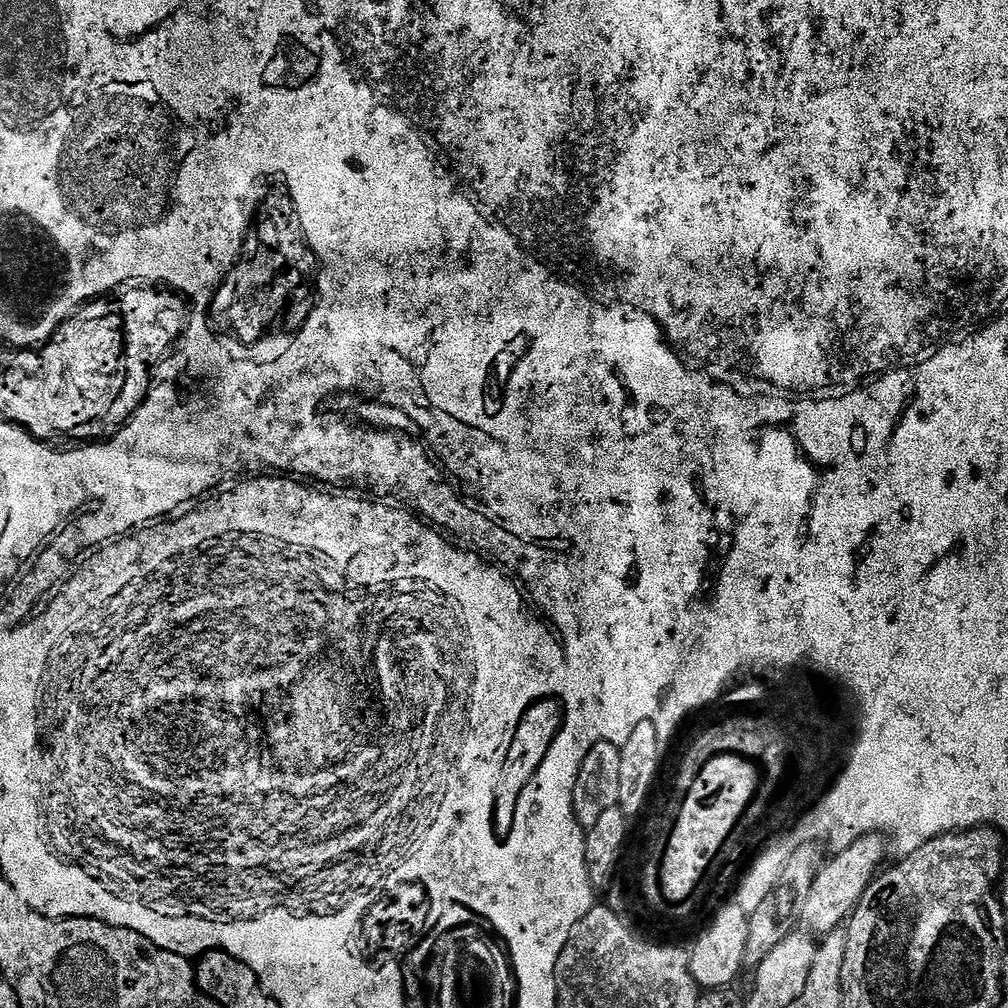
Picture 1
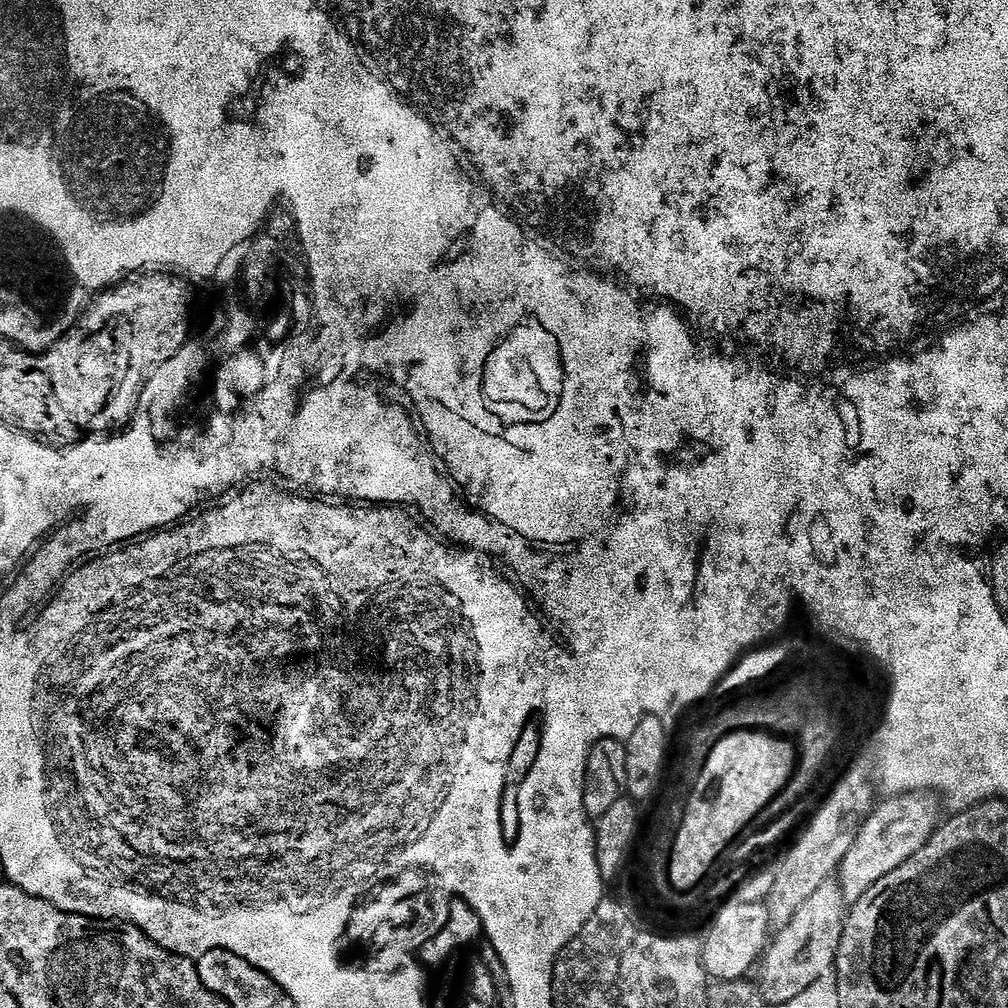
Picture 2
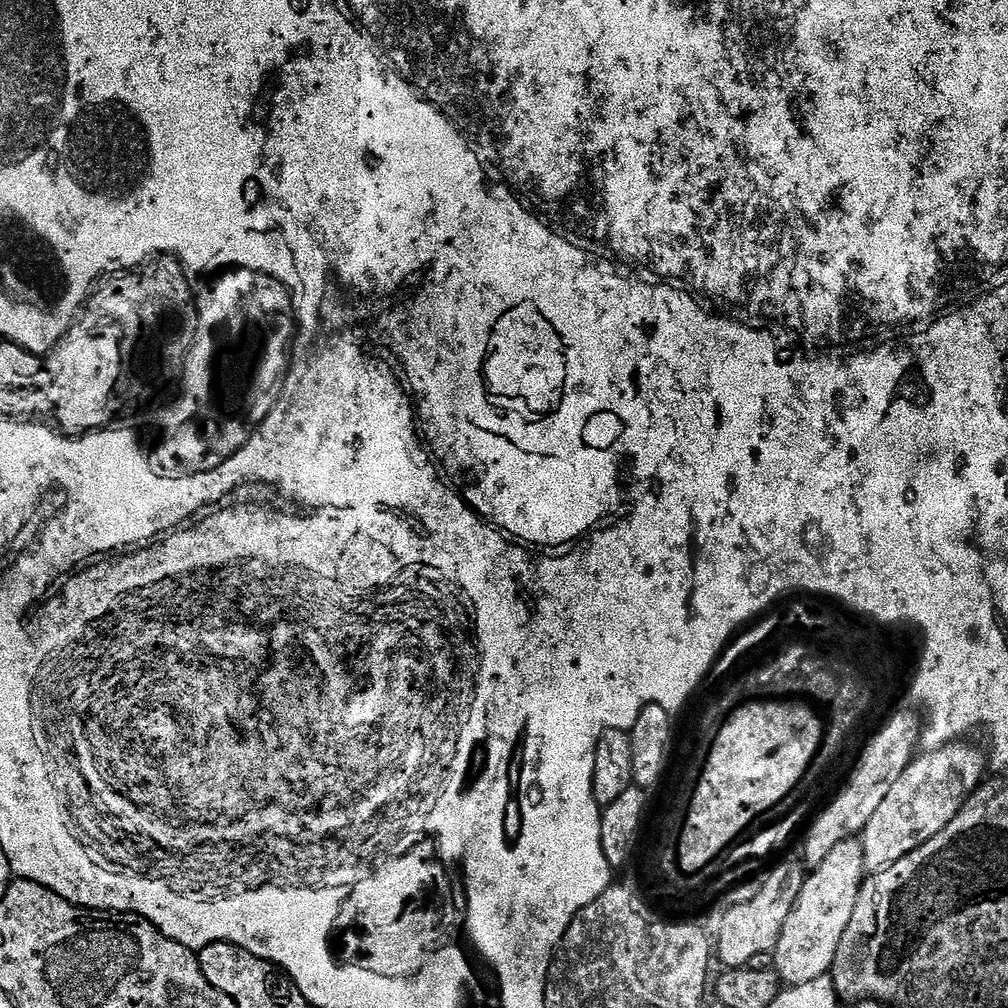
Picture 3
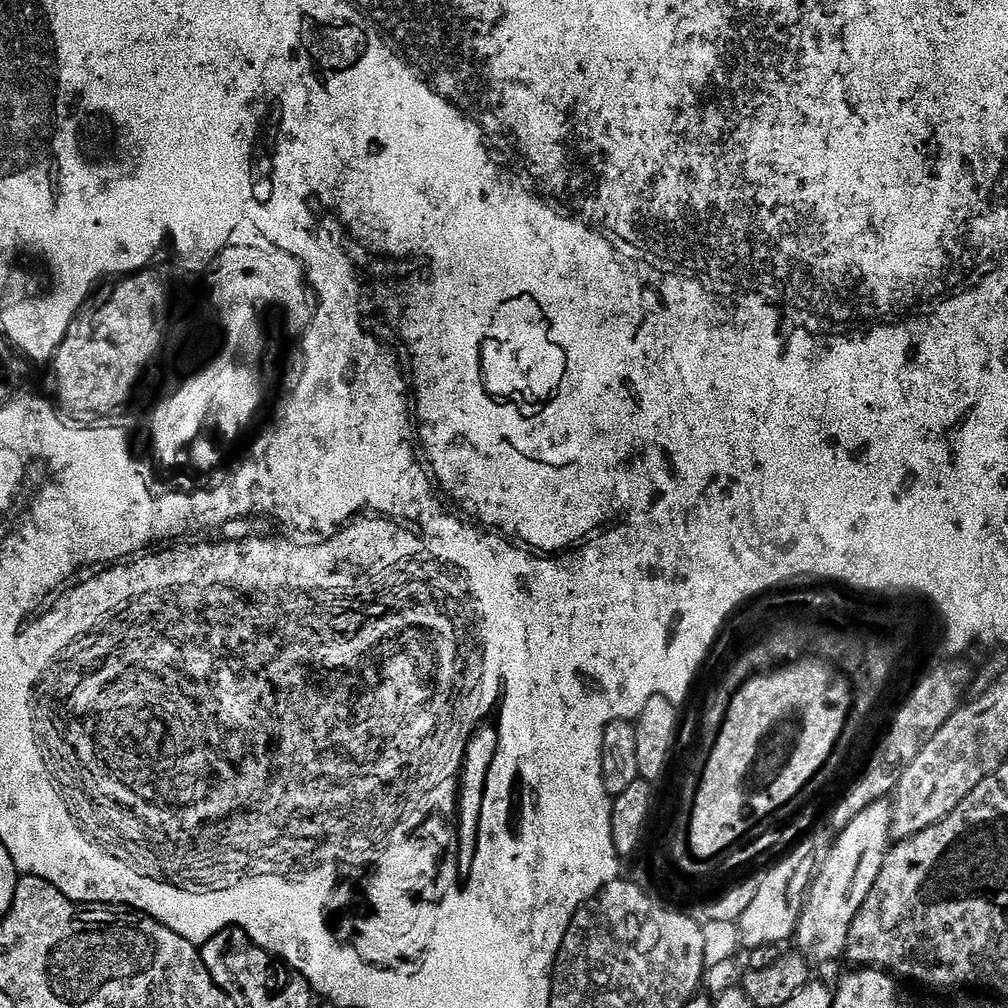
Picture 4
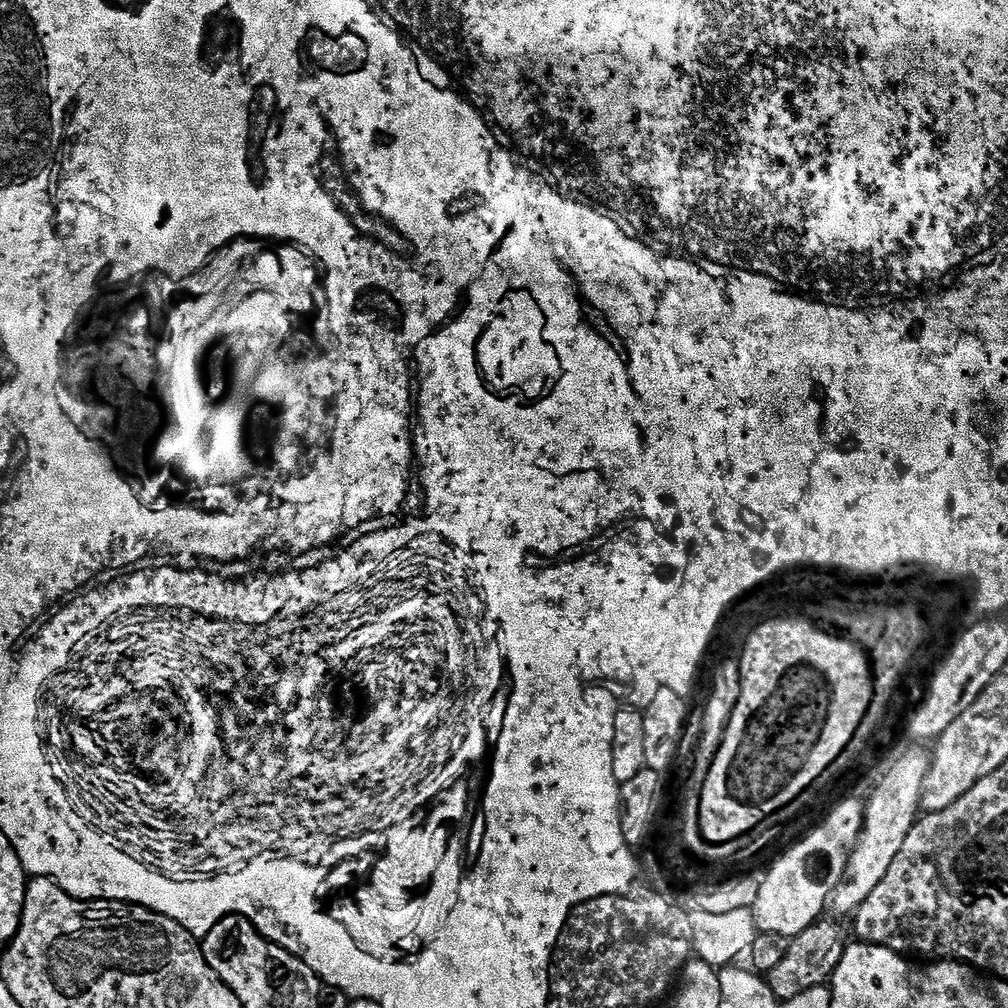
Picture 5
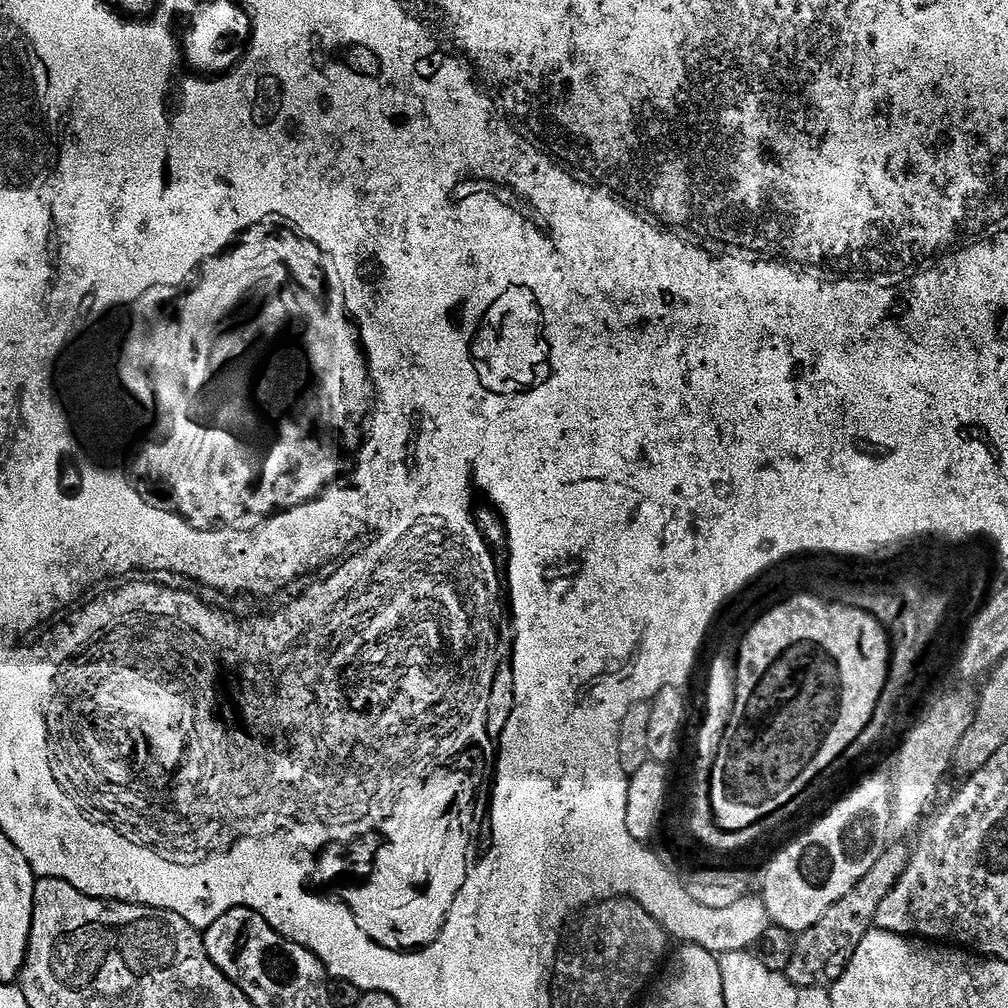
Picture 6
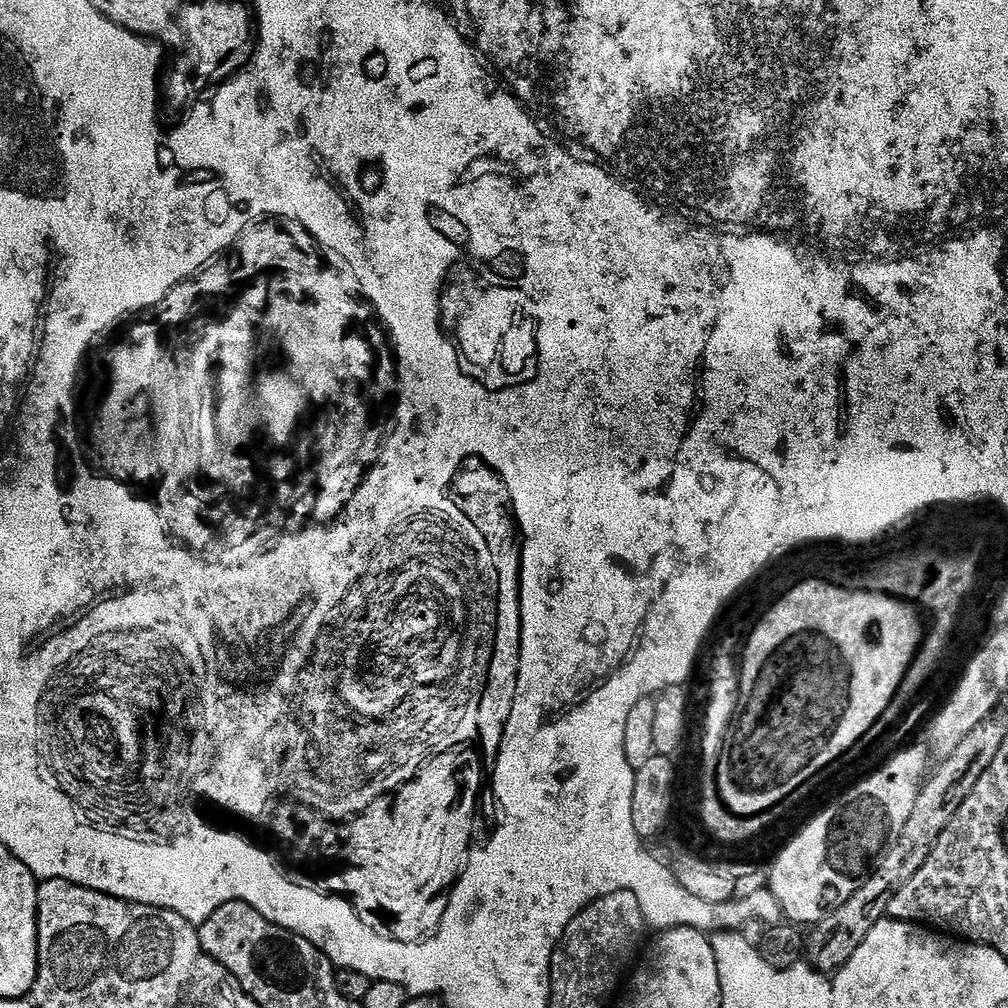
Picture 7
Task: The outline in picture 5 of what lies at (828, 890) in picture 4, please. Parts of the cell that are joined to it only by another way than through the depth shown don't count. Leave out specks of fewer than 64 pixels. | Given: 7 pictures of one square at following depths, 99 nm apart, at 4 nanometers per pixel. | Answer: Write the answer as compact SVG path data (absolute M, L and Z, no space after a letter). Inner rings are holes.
M913 748L906 750L905 755L893 759L887 767L887 774L873 792L866 806L864 826L859 842L848 859L845 879L840 880L835 888L830 904L835 915L853 915L862 902L870 896L872 890L886 876L890 863L898 856L899 850L906 842L906 836L918 819L921 794L924 792L926 774L932 767L929 749Z

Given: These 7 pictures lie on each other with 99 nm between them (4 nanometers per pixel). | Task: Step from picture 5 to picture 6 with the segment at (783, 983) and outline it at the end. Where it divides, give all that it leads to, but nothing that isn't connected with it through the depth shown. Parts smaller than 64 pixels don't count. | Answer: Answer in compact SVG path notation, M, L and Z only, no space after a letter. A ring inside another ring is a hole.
M889 843L882 858L874 862L874 870L870 870L870 874L866 874L866 878L862 878L862 882L858 882L858 886L854 886L846 898L834 902L834 906L830 906L830 910L826 910L826 914L822 914L822 918L818 918L812 928L795 937L793 958L786 971L788 981L793 986L827 989L836 984L838 978L842 978L850 958L854 958L854 950L858 950L858 942L862 942L862 938L866 938L866 934L872 931L878 906L882 906L882 898L886 898L886 894L890 894L890 890L894 890L902 878L909 855L909 845Z

